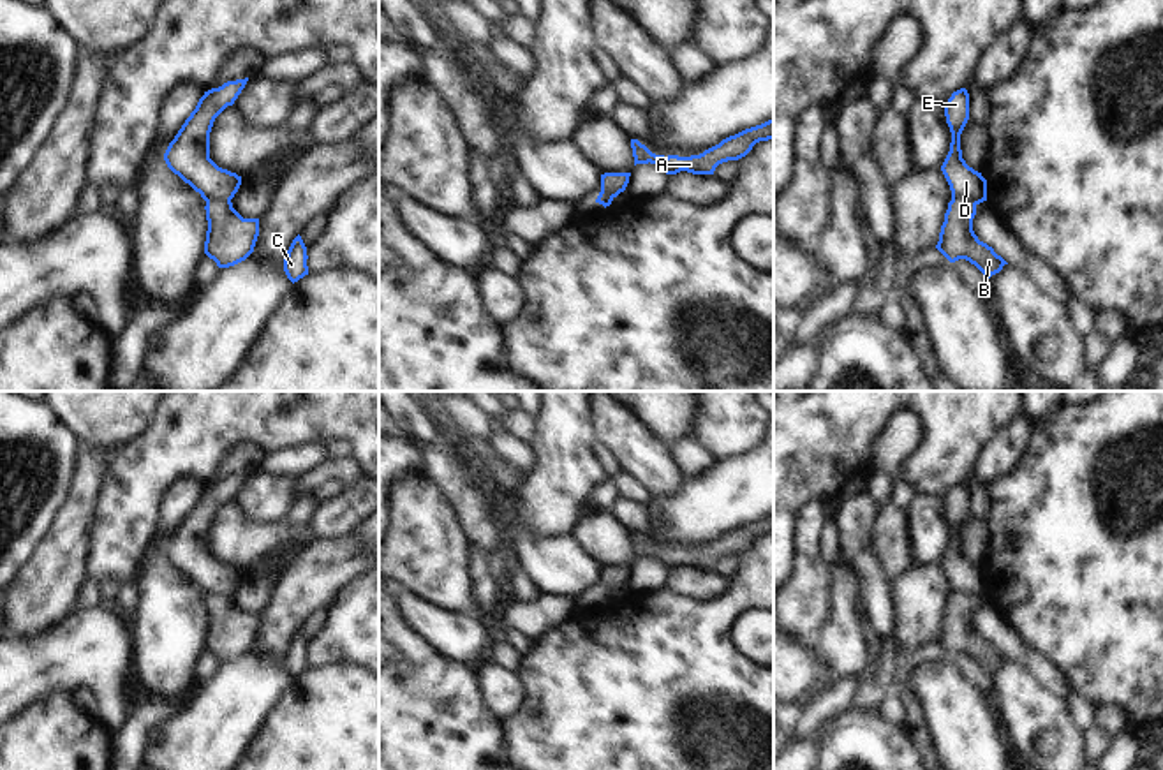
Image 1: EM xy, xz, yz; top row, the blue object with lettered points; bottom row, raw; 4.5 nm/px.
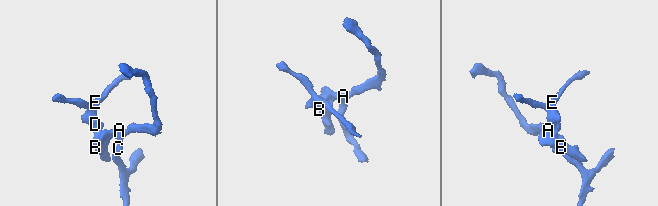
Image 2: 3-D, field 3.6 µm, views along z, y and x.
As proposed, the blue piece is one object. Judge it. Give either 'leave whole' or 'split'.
split

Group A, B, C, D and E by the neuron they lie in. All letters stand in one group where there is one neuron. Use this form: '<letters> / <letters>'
A B C / D E

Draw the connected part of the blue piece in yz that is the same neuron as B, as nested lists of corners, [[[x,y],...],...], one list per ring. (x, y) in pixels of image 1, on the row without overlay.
[[[952,592],[941,620],[936,643],[950,655],[966,654],[985,671],[992,671],[1008,659],[992,641],[980,636],[973,626],[976,599],[960,592]]]

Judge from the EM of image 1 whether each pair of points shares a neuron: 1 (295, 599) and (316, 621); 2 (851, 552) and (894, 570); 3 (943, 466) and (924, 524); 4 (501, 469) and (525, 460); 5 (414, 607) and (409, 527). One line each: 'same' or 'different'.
1: different
2: different
3: different
4: different
5: different

